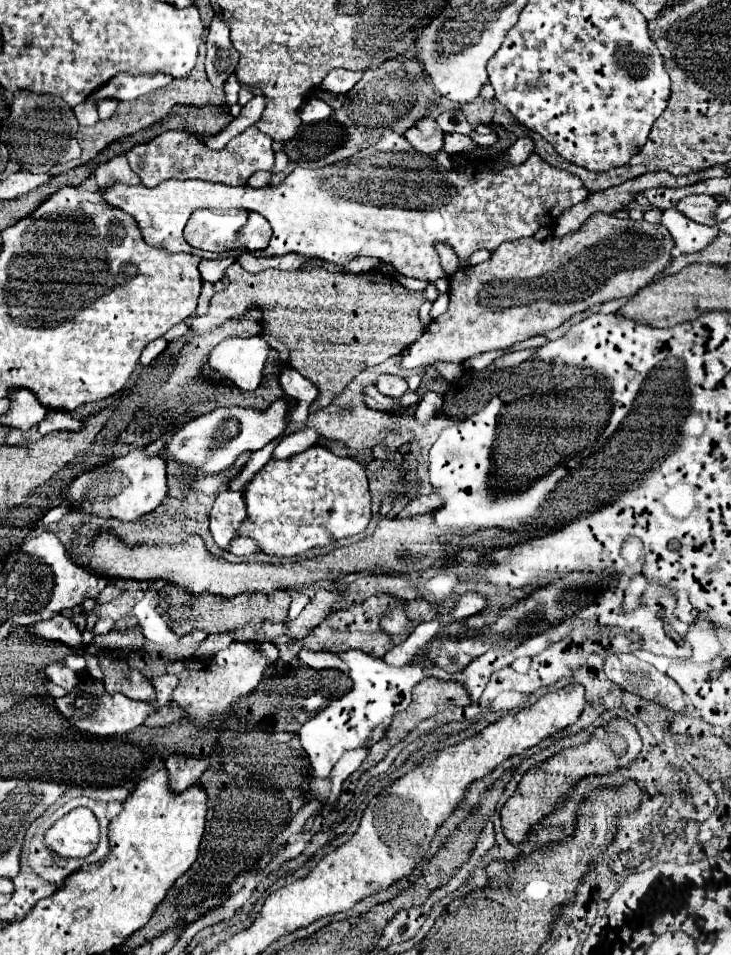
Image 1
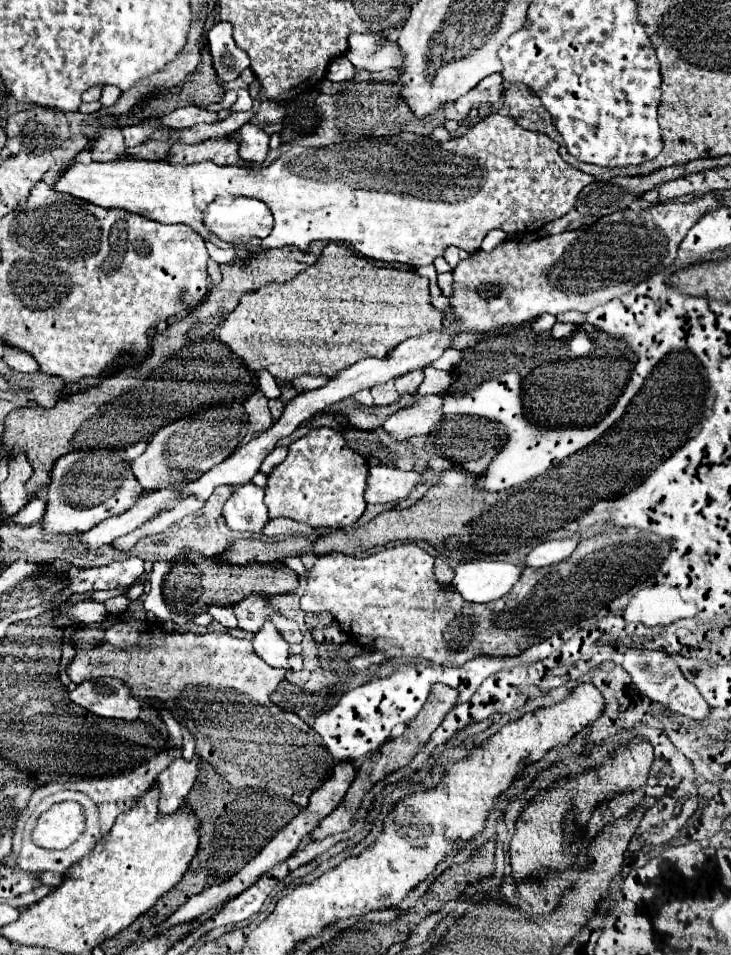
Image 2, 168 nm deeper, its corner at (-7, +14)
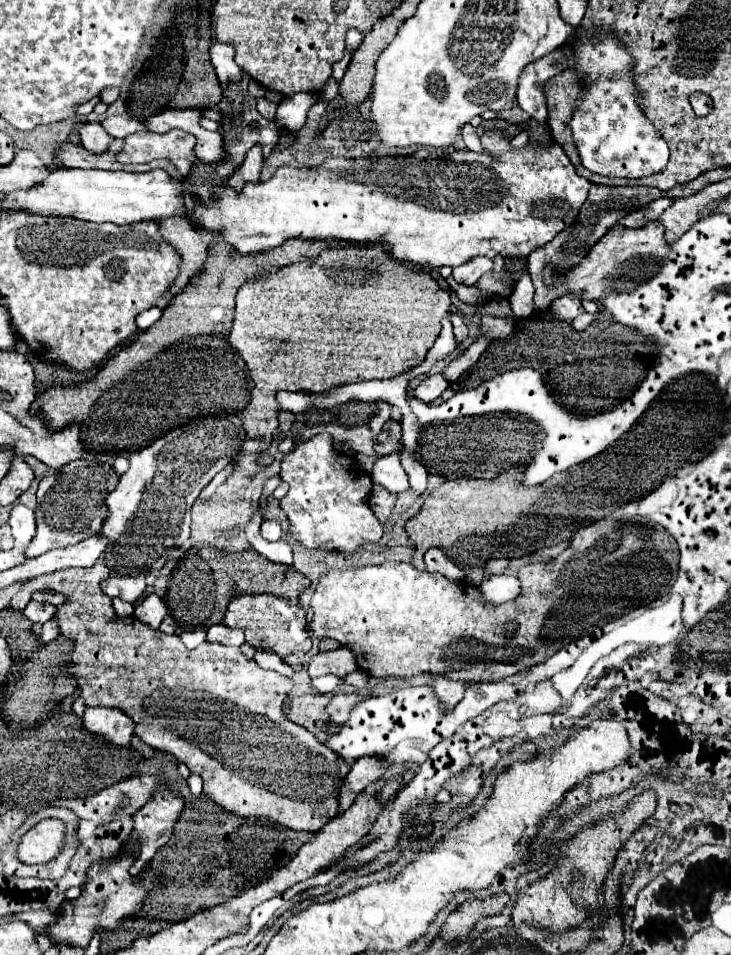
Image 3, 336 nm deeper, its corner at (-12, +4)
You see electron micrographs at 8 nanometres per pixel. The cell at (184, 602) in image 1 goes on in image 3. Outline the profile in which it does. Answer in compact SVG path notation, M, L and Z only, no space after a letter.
M196 546L184 554L180 564L172 572L164 602L168 606L170 616L178 622L182 630L196 630L196 628L208 630L212 624L224 620L230 598L236 598L238 594L258 592L282 598L298 598L308 586L310 580L302 576L298 570L270 562L256 550L220 556L210 546Z

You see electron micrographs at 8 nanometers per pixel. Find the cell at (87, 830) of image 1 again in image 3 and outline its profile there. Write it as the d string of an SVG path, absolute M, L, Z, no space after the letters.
M58 818L40 820L32 830L22 836L18 858L26 864L42 864L54 860L64 846L66 824Z

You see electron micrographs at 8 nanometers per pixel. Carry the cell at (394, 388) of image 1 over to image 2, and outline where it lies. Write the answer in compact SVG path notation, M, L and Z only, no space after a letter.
M417 370L413 374L405 374L405 376L395 380L395 390L399 394L413 394L413 392L417 392L419 384L423 382L423 378L425 378L425 374L421 370Z

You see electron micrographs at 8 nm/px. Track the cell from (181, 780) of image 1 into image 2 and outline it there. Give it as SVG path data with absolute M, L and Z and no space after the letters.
M197 756L191 762L185 762L183 758L173 760L161 772L153 784L153 788L159 790L159 814L167 816L177 812L177 808L183 804L183 798L189 794L193 782L197 776Z

